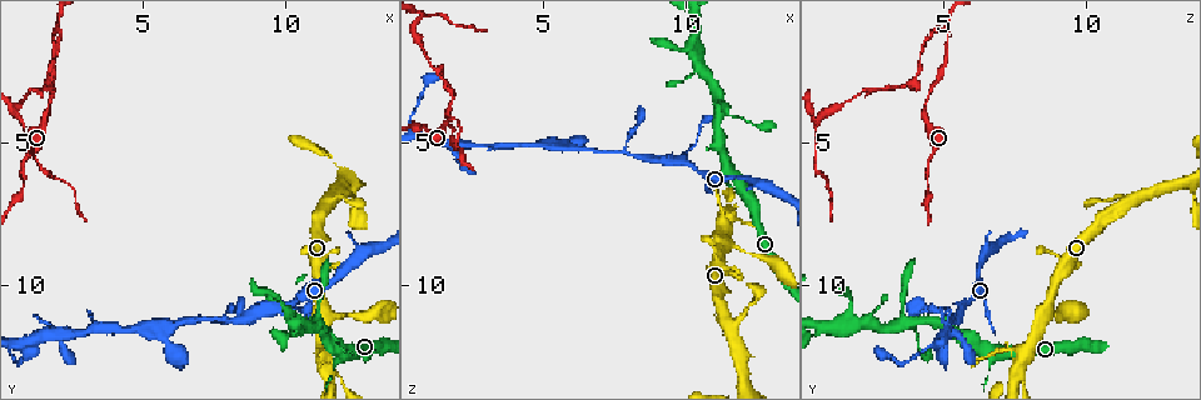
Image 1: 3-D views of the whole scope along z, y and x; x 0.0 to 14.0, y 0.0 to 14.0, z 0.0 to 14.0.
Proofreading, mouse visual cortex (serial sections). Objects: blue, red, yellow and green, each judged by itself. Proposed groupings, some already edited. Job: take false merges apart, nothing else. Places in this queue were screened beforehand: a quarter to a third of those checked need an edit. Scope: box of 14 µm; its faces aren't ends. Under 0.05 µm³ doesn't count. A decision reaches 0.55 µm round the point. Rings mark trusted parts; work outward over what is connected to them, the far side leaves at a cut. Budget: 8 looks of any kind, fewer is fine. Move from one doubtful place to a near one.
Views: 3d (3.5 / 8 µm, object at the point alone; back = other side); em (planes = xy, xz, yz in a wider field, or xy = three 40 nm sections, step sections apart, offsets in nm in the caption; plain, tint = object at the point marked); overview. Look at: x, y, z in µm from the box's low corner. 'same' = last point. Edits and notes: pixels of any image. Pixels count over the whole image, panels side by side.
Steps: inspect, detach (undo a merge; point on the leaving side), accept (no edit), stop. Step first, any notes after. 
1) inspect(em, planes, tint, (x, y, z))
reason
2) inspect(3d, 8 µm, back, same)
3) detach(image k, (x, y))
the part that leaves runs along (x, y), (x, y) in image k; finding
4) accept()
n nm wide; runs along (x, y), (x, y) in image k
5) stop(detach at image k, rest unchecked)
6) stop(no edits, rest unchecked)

inspect(3d, 3.5 µm, (9.9, 10.7, 5.7))

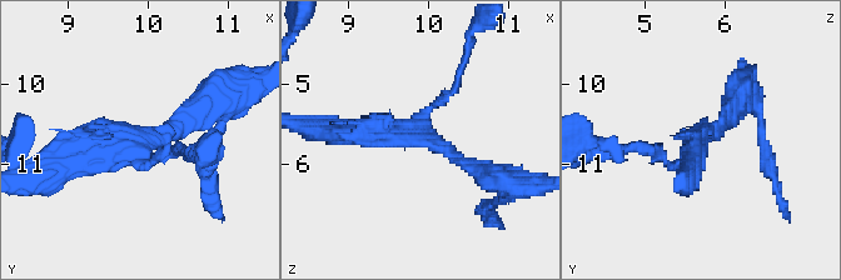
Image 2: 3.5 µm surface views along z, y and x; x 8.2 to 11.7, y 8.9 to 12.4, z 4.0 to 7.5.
inspect(em, xy, step 1, tint, (9.90, 10.80, 5.65))
now the EM

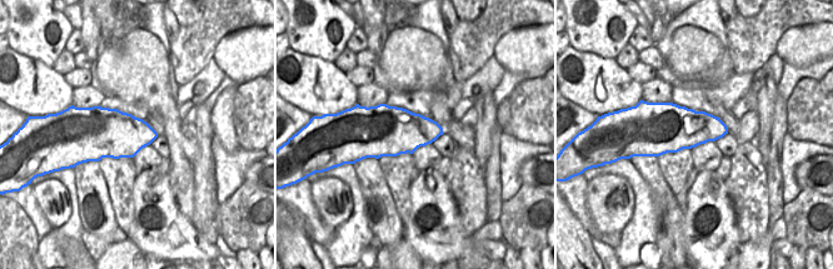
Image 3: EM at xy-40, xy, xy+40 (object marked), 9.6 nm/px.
inspect(em, xy, step 3, tint, same)

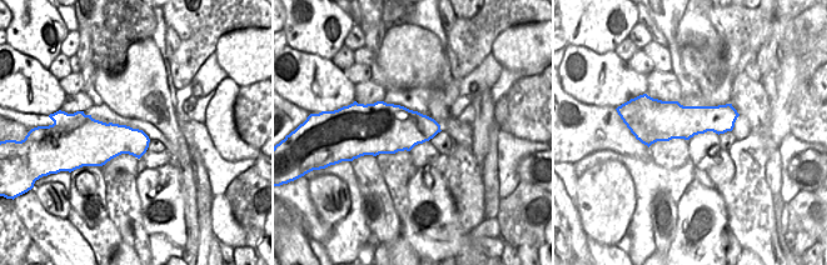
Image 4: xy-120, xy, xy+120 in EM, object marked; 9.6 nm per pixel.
accept()
runs along (205, 104), (160, 138), (56, 161) in image 2; one cell here

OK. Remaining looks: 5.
inspect(3d, 3.5 µm, back, (7.8, 11.1, 5.3))
abrupt turn

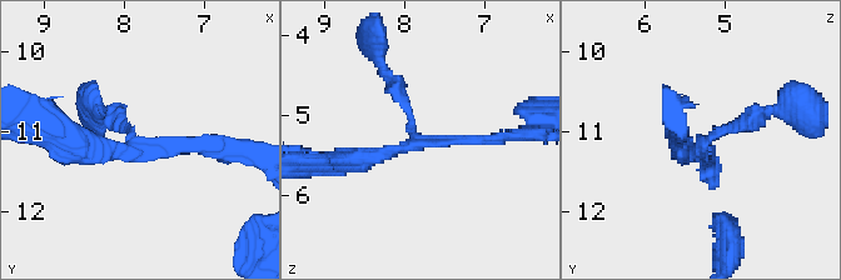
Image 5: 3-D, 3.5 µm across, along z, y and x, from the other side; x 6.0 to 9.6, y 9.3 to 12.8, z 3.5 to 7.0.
accept()
arms of 150, 200, 300 nm; runs along (343, 161), (421, 140), (508, 136) in image 5; one cell here

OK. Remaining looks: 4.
inspect(3d, 3.5 µm, (1.9, 11.7, 5.0))
arms part here

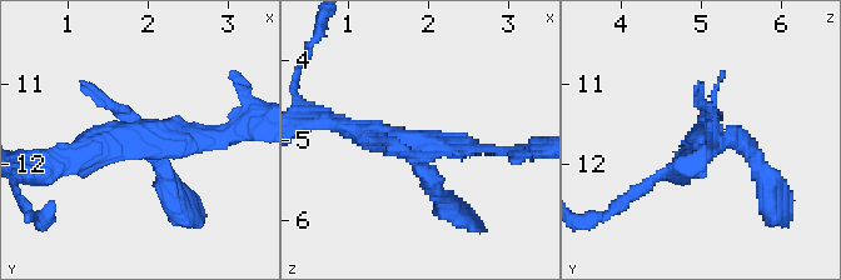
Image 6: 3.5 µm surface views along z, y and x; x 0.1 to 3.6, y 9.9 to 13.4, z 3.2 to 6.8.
inspect(em, xy, step 1, tint, (1.85, 11.75, 5.05))
now the EM

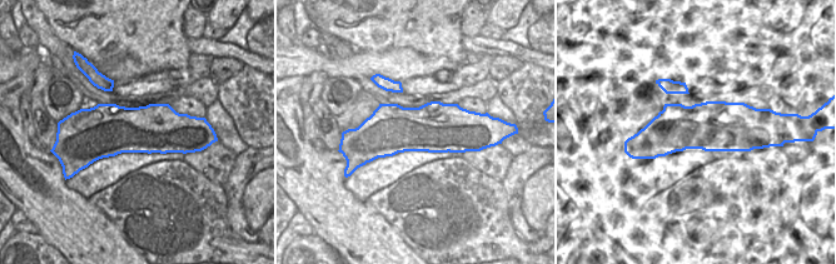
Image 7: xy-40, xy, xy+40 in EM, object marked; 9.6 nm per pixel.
accept()
runs along (217, 135), (124, 143), (55, 165) in image 6; one cell here

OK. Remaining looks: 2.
stop(no edits, rest unchecked)

